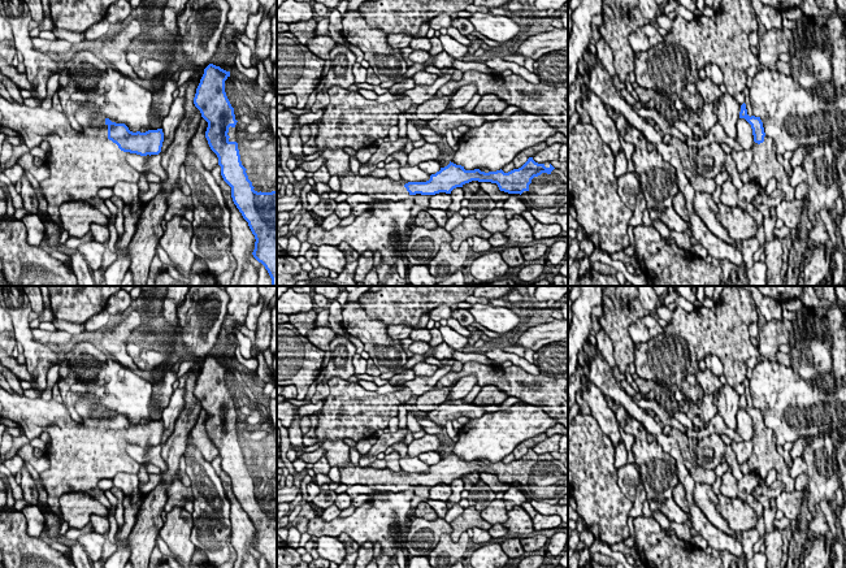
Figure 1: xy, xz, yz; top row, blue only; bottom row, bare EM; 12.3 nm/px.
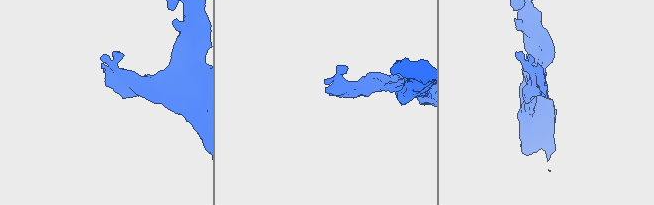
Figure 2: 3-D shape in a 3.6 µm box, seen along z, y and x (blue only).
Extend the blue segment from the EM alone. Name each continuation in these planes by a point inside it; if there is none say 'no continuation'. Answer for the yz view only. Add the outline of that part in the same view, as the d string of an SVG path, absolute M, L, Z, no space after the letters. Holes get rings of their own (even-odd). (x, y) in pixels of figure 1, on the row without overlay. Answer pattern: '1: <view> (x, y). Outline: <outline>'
1: yz (764, 458). Outline: M764 428L763 434L754 433L752 443L752 455L747 460L750 471L765 478L768 472L775 469L777 480L785 485L785 491L793 493L795 490L795 480L789 474L784 458L777 451L772 430Z

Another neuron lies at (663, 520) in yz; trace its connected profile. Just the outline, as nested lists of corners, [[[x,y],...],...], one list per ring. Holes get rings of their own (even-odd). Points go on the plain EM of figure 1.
[[[652,511],[652,517],[660,524],[661,529],[668,536],[674,536],[674,530],[671,526],[671,520],[661,513],[661,511]]]

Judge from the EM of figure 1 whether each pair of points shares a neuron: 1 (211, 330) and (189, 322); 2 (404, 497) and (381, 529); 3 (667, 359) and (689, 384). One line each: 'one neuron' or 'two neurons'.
1: one neuron
2: one neuron
3: one neuron

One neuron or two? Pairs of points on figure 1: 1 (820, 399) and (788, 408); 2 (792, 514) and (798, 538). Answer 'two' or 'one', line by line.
1: one
2: two

